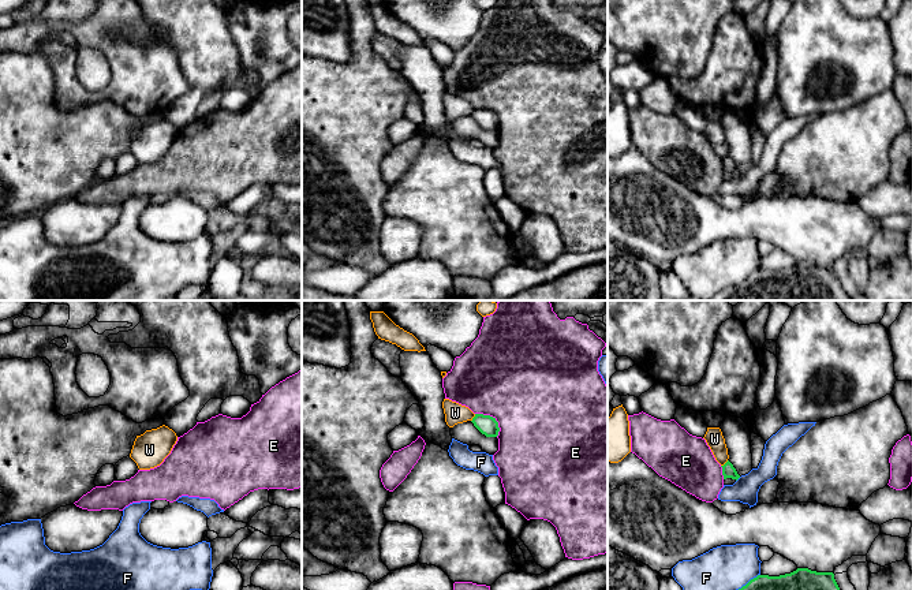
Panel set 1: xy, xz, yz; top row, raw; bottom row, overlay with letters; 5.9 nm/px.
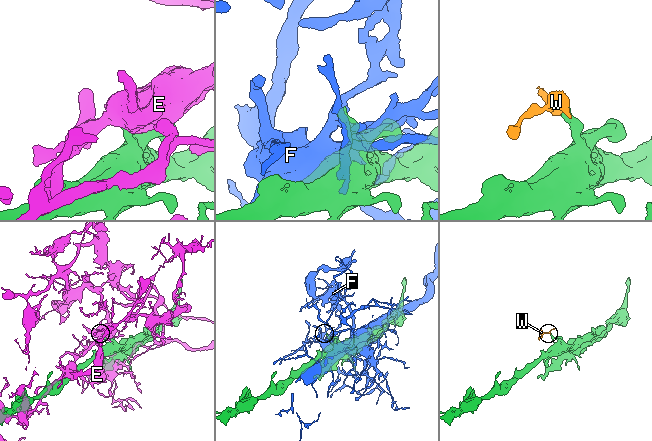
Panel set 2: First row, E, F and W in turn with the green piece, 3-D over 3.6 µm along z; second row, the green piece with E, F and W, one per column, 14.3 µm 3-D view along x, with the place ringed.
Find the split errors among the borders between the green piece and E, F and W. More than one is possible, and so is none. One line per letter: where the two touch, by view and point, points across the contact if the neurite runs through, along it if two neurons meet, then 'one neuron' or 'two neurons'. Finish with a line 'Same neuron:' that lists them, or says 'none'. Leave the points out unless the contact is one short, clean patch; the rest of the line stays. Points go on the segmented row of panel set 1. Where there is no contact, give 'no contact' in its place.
E: xz (493, 418) | two neurons
F: yz (750, 581) | two neurons
W: xz (473, 418) | along xz (475, 414), (471, 421) | two neurons
Same neuron: none

